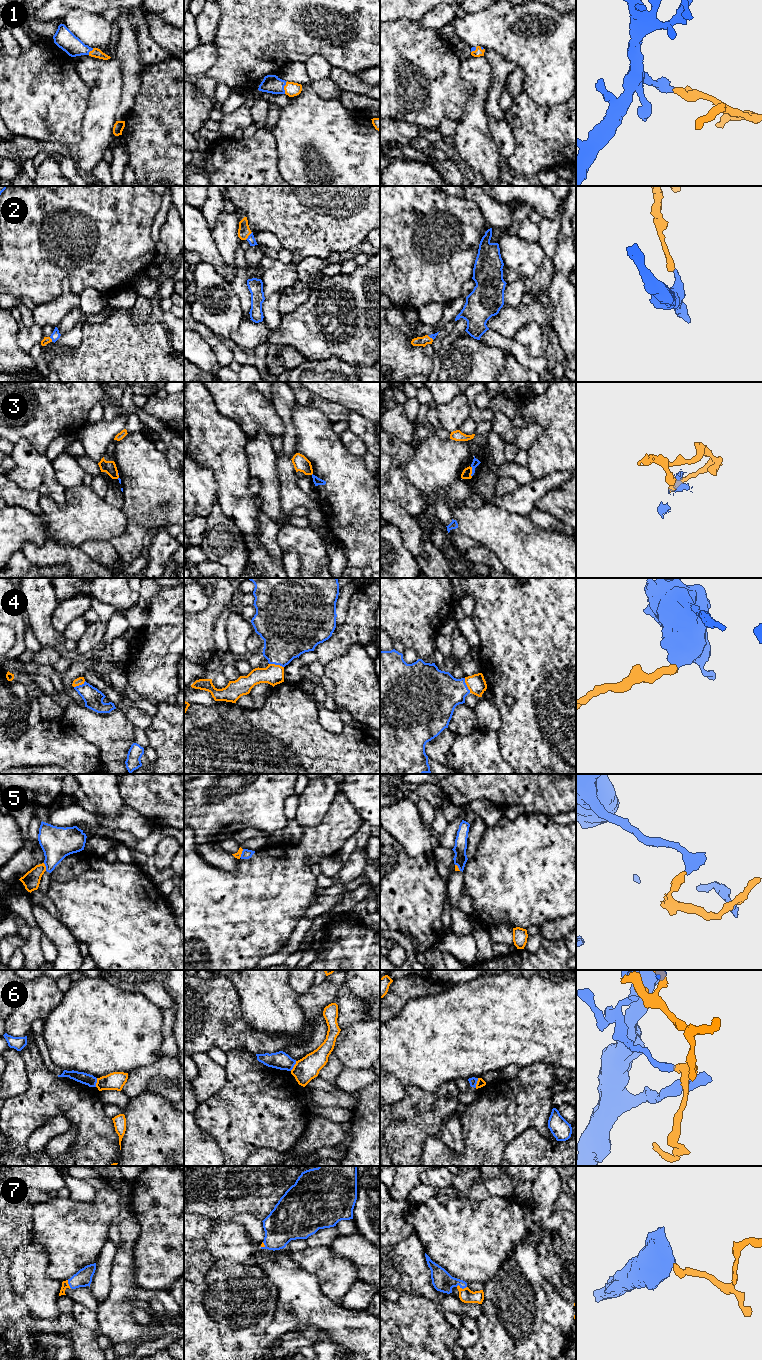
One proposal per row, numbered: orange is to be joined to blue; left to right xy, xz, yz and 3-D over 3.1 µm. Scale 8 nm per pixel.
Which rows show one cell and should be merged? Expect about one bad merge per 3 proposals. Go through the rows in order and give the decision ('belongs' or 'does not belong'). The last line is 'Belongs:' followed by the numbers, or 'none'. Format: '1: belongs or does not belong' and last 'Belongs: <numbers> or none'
1: belongs
2: belongs
3: does not belong
4: belongs
5: does not belong
6: does not belong
7: belongs
Belongs: 1, 2, 4, 7

